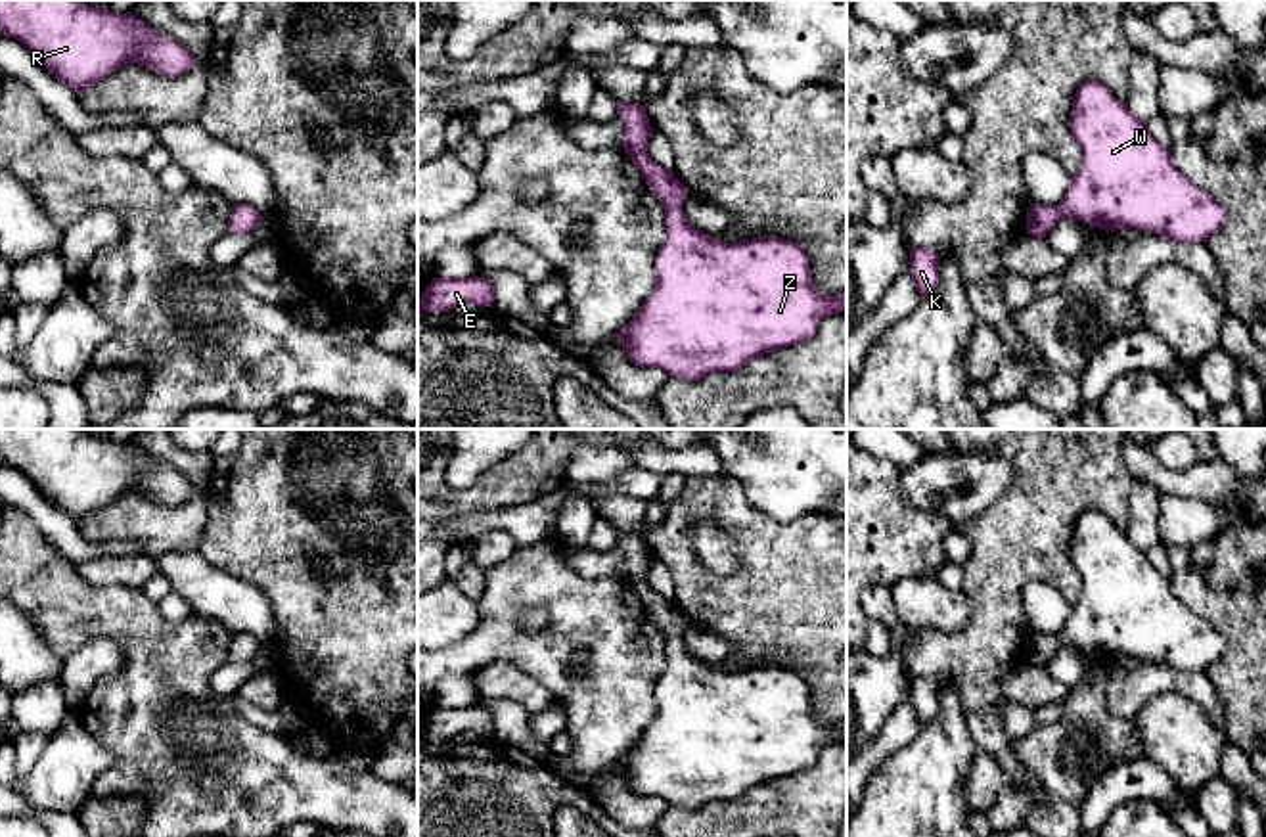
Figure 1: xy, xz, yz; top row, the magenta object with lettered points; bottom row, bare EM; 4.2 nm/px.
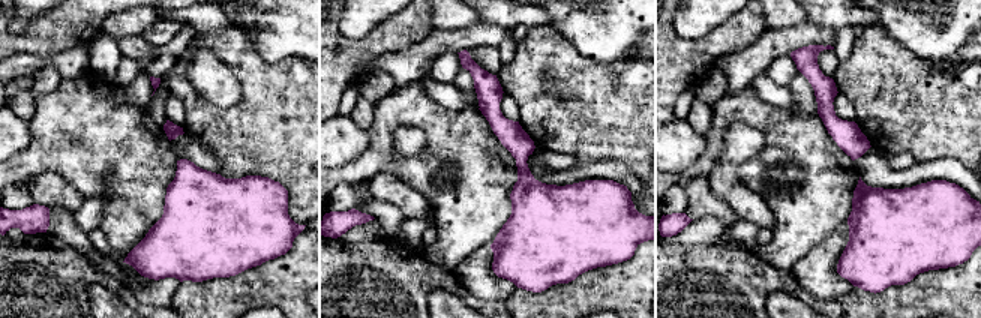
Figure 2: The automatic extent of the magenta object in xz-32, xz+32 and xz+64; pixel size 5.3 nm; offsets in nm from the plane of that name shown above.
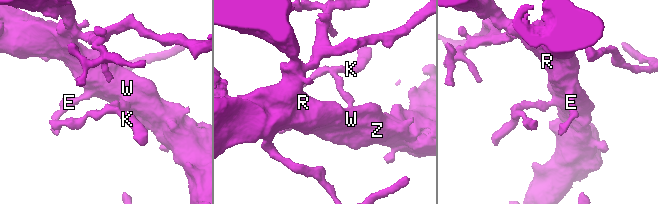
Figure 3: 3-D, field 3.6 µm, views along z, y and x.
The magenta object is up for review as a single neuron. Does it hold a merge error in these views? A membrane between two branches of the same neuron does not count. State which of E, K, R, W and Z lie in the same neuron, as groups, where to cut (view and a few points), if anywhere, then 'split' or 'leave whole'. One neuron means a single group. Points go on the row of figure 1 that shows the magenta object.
E K R W Z | no cut | leave whole

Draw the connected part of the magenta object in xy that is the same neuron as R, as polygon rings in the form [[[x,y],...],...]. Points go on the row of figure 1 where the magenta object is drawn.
[[[0,0],[0,31],[29,52],[77,94],[126,63],[146,65],[165,77],[180,77],[193,67],[193,54],[134,13],[113,13],[82,0]]]

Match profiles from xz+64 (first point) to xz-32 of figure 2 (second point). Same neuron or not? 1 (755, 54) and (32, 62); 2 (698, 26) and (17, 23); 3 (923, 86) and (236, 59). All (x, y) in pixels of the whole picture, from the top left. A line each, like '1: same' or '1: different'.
1: same
2: same
3: same

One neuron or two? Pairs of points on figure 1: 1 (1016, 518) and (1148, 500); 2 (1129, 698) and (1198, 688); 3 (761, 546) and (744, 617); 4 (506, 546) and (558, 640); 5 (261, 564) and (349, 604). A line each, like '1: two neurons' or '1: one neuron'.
1: two neurons
2: one neuron
3: one neuron
4: two neurons
5: one neuron

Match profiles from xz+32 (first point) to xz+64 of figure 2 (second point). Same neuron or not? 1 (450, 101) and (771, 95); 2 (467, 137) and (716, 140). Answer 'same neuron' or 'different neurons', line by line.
1: same neuron
2: same neuron

